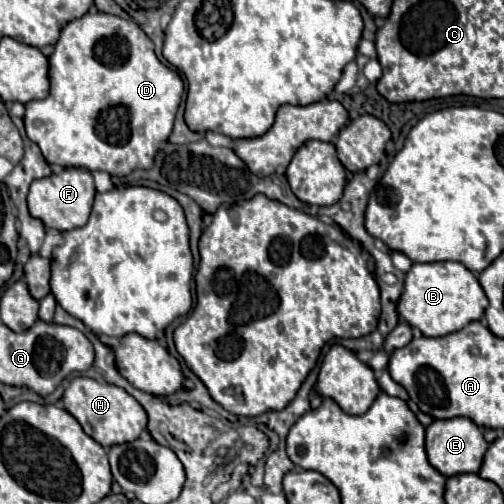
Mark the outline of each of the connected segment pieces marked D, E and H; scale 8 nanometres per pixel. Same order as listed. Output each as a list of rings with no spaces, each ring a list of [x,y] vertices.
[[[88,12],[62,28],[48,64],[50,94],[44,100],[28,102],[24,114],[26,134],[40,148],[42,156],[62,168],[104,170],[110,176],[126,176],[136,168],[150,168],[160,144],[172,132],[184,82],[176,70],[156,58],[154,44],[140,26],[112,14]]]
[[[464,416],[458,418],[446,418],[446,420],[434,420],[426,428],[426,454],[430,464],[442,474],[442,476],[454,476],[462,472],[478,472],[484,452],[488,448],[488,442],[482,436],[482,430]]]
[[[76,376],[68,382],[62,402],[64,402],[64,408],[80,422],[82,430],[104,448],[112,444],[132,442],[140,436],[142,430],[146,430],[148,420],[146,420],[144,408],[126,390],[114,384],[100,384],[92,378]]]

